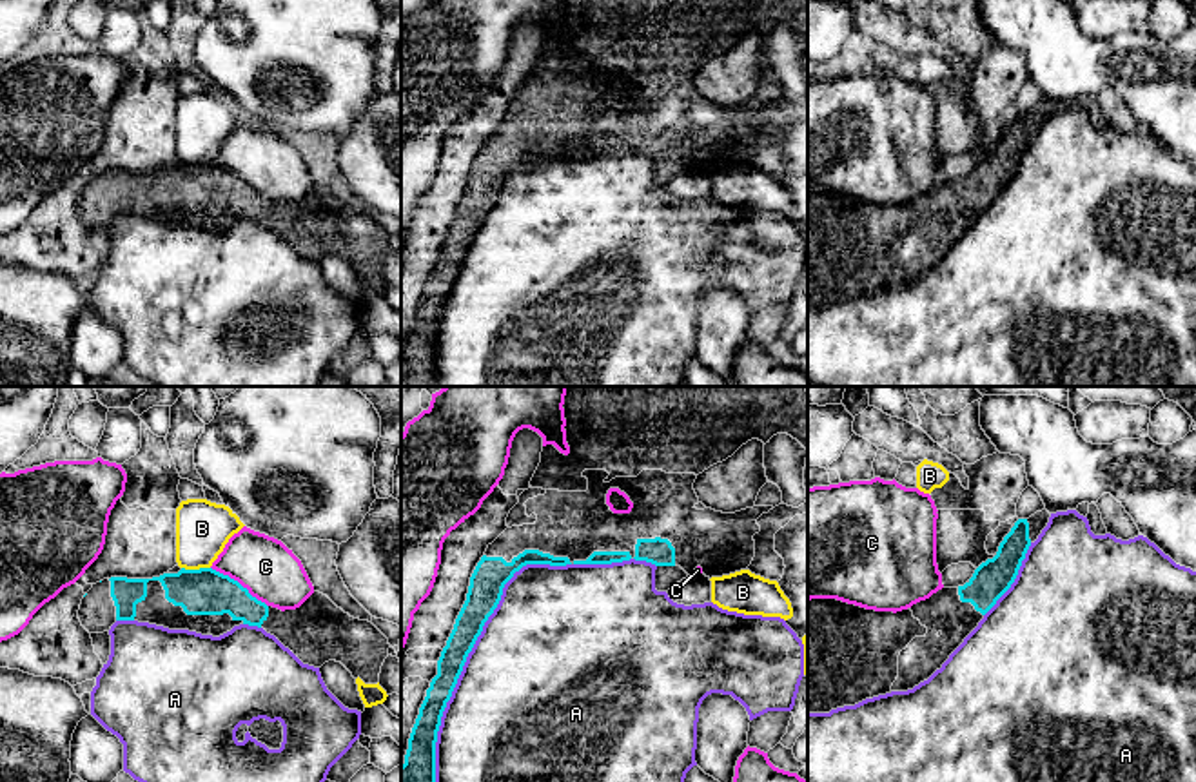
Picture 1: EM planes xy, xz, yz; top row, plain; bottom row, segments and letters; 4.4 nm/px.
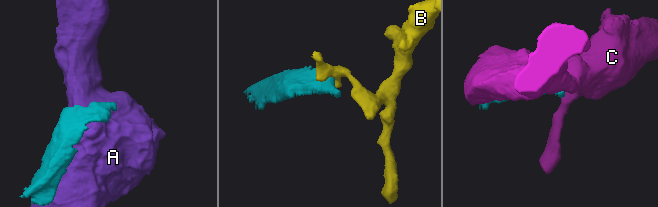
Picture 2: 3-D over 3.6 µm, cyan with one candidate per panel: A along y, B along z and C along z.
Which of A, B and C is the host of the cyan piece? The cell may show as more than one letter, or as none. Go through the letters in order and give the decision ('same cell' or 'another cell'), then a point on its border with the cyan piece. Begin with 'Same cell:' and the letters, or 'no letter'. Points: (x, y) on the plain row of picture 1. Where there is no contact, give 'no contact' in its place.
Same cell: no letter
A: another cell; meets cyan in xz at (467, 249)
B: another cell; meets cyan in xy at (196, 164)
C: another cell; meets cyan in xy at (238, 176)

